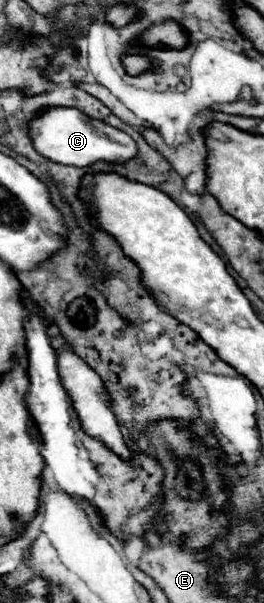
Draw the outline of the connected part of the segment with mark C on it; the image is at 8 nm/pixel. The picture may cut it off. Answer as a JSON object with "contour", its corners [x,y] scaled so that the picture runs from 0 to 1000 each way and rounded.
{"contour":[[[182,179],[174,186],[152,186],[136,199],[121,199],[114,216],[136,249],[167,262],[220,272],[326,279],[371,265],[394,265],[409,272],[477,272],[523,259],[523,242],[477,219],[386,199],[356,199],[288,179]]]}

